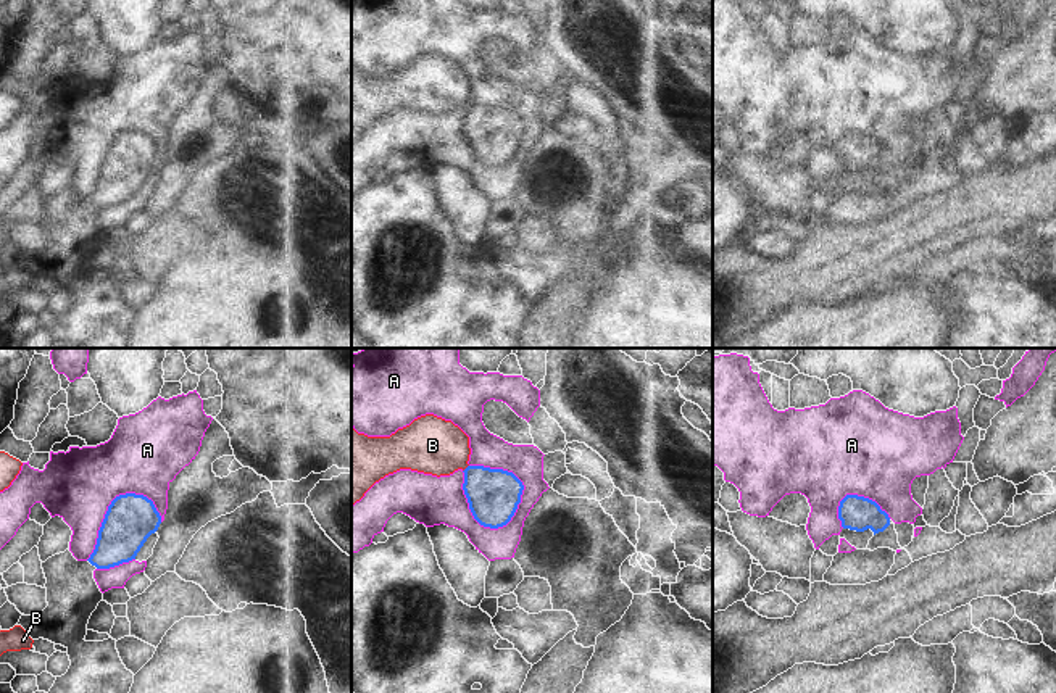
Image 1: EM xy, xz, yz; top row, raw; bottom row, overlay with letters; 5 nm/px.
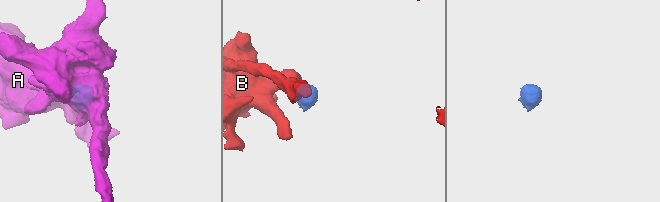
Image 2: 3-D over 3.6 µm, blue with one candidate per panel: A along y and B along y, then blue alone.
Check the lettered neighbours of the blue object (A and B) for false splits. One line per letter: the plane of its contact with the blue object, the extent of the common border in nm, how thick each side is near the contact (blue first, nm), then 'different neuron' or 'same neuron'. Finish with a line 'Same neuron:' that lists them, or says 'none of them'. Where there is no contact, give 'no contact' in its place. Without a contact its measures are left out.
A: xz | 360 nm | 260/240 nm | different neuron
B: xz | 50 nm | 260/280 nm | different neuron
Same neuron: none of them

